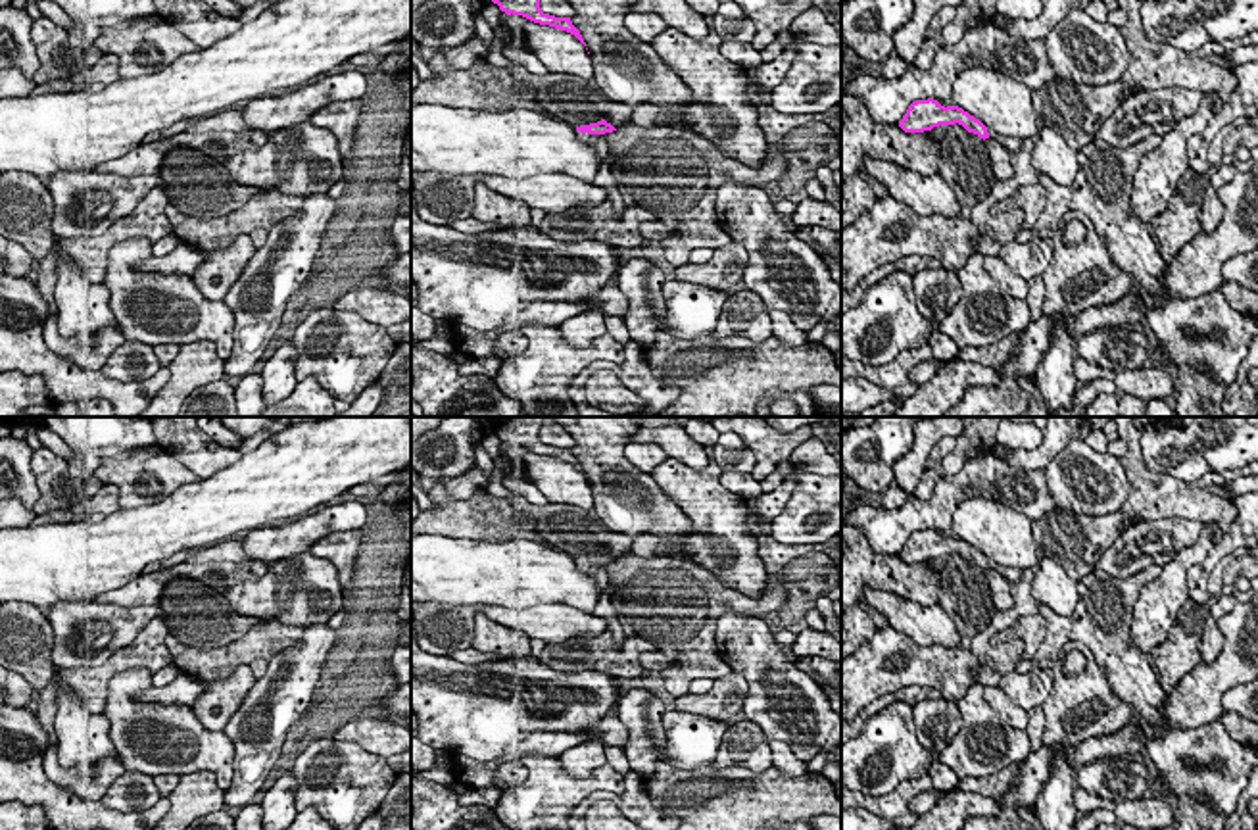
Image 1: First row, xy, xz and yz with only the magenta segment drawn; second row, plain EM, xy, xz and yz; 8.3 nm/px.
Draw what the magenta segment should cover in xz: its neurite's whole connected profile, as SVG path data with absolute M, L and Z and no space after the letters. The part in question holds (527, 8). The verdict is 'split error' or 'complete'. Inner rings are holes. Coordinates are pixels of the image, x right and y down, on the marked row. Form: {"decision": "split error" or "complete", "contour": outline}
{"decision": "complete", "contour": "M492 0L507 15L522 15L534 23L549 25L574 35L584 46L580 31L572 25L570 17L555 17L540 10L540 0Z"}

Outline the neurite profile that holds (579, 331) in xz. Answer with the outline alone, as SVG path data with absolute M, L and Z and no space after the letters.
M586 309L559 325L563 338L572 348L590 348L597 336L607 334L605 315Z

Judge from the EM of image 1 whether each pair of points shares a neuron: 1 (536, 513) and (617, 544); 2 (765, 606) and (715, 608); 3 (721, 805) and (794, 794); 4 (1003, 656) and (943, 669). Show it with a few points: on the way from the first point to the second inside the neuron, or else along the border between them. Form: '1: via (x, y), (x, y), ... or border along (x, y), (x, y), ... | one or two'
1: via (556, 521), (582, 537), (598, 537) | one
2: via (753, 606), (726, 604) | one
3: via (738, 800), (776, 800) | one
4: border along (970, 650), (980, 665) | two

